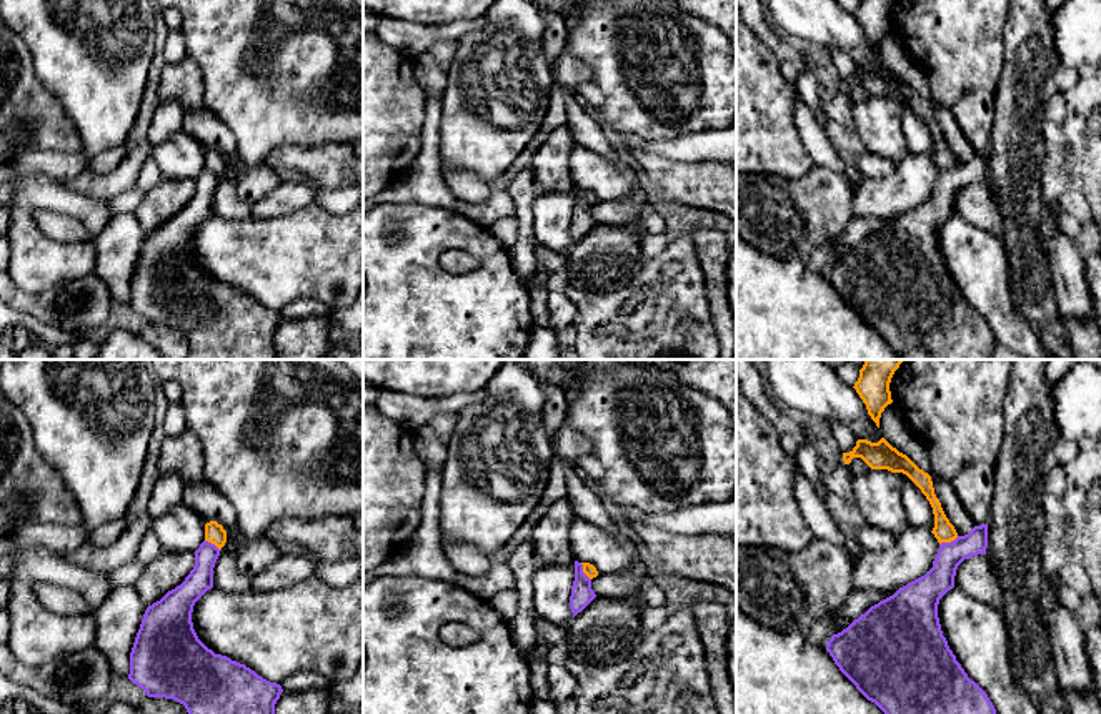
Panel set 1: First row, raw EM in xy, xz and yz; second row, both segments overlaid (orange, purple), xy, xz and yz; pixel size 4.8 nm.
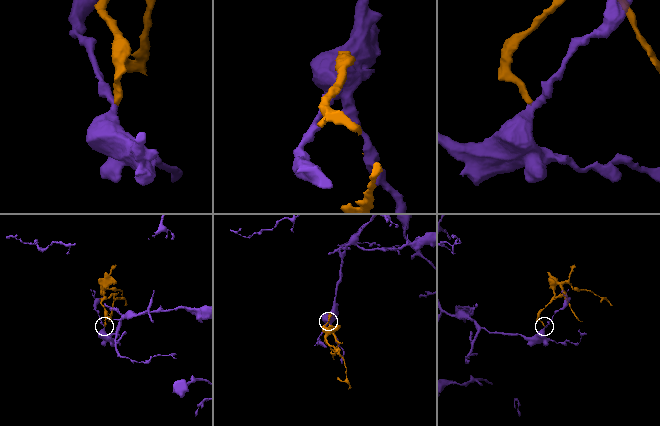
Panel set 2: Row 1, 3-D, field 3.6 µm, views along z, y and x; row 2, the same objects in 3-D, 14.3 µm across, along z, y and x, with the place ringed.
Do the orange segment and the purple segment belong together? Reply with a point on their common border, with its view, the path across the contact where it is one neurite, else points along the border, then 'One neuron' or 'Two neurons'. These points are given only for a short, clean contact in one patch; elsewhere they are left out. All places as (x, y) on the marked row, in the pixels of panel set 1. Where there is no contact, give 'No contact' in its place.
Touches orange at yz (948, 541). Boundary: yz (958, 536), (940, 545). Two neurons

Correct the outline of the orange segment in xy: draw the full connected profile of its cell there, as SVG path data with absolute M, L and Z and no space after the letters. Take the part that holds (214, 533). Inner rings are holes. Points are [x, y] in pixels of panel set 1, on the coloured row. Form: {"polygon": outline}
{"polygon": "M210 521L205 524L205 541L222 549L227 543L227 531L217 521Z"}

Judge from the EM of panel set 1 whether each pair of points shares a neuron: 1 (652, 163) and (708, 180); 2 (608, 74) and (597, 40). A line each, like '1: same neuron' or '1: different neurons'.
1: same neuron
2: same neuron

